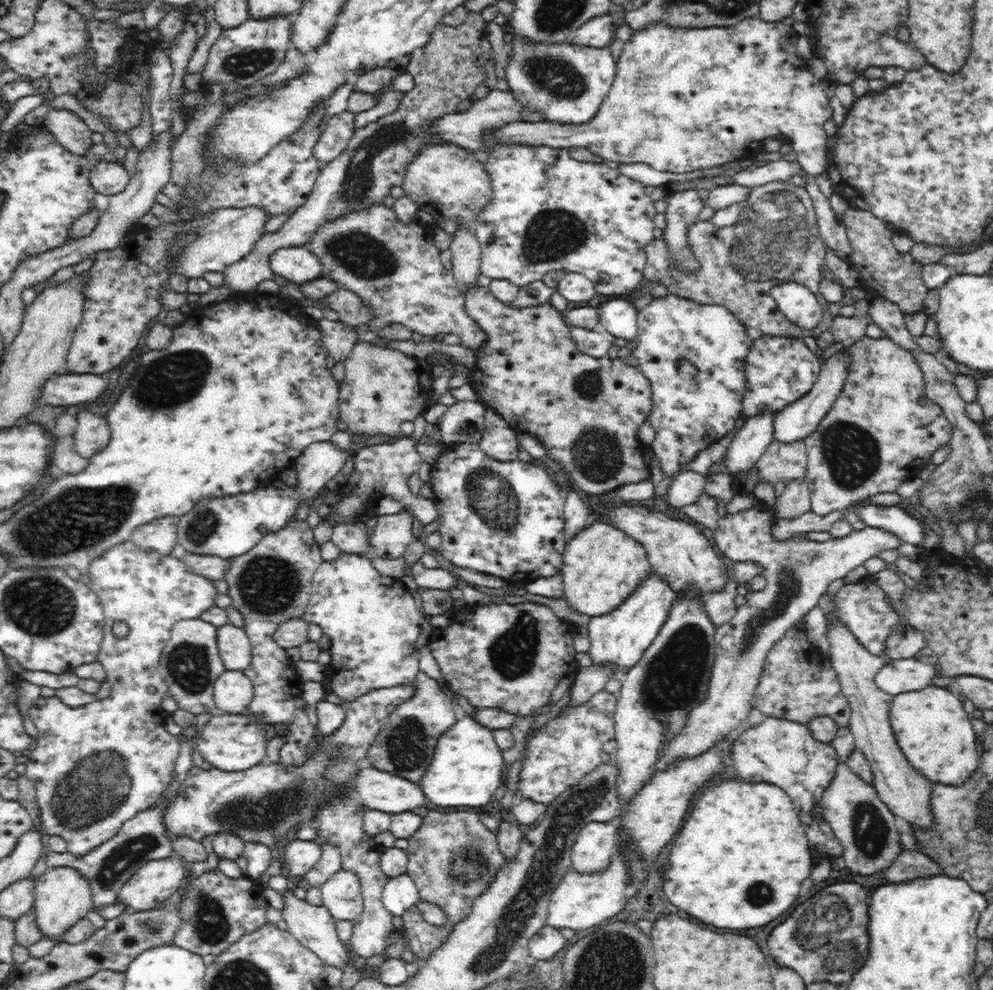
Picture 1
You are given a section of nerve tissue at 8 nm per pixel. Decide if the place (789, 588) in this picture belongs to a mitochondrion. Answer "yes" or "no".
yes

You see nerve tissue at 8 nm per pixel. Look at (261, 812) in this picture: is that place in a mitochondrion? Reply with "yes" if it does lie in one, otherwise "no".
yes

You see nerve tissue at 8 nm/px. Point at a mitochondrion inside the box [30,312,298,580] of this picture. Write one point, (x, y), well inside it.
(171, 383)

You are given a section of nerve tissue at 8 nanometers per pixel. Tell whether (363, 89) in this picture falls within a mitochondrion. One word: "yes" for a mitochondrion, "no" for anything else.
no

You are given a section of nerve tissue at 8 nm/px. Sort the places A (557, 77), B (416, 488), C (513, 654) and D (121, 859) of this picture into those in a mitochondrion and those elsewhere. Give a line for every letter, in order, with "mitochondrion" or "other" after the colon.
A: mitochondrion
B: other
C: mitochondrion
D: mitochondrion

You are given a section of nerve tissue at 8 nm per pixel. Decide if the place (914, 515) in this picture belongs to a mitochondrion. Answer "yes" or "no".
no

